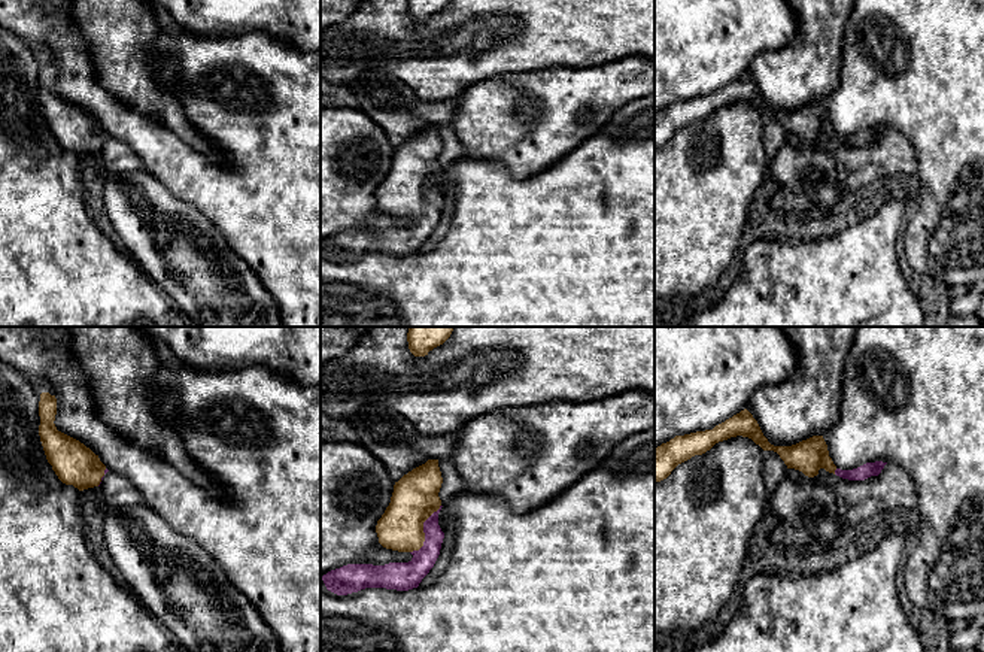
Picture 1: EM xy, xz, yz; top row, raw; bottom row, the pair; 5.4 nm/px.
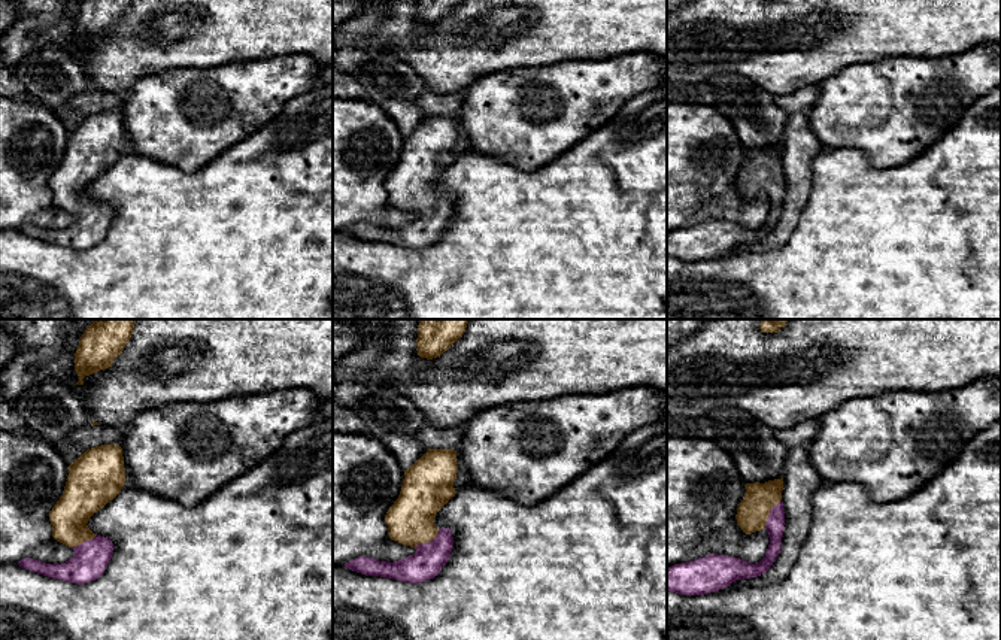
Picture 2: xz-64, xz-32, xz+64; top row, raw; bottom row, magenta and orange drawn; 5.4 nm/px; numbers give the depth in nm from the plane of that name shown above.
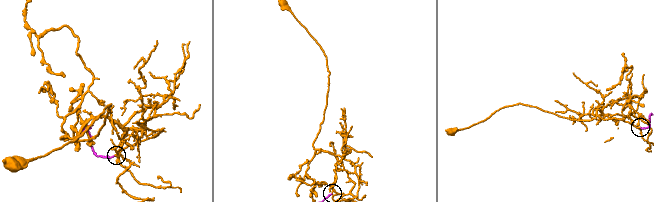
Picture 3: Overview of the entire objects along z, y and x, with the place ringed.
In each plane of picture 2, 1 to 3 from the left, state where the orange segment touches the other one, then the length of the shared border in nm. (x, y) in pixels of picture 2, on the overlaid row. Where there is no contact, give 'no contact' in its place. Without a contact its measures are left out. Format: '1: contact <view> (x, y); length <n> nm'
1: contact xz-64 (84, 542); length 150 nm
2: contact xz-32 (428, 542); length 170 nm
3: contact xz+64 (770, 513); length 180 nm

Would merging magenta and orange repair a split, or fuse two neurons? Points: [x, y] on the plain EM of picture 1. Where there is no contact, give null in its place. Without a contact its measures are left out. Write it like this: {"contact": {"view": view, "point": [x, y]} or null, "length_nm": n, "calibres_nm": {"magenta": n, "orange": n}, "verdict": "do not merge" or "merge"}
{"contact": {"view": "xz", "point": [424, 197]}, "length_nm": 300, "calibres_nm": {"magenta": 140, "orange": 240}, "verdict": "merge"}

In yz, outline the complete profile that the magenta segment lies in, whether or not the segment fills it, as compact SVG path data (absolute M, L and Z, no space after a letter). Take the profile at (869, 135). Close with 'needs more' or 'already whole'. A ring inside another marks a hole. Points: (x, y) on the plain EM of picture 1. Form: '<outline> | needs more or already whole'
M744 75L713 95L696 97L684 101L675 101L666 109L655 113L655 148L666 145L681 128L695 121L702 121L716 109L731 103L748 103L763 116L774 116L784 127L787 134L802 137L808 143L819 140L820 134L848 146L865 146L878 142L887 128L866 128L853 136L838 134L829 122L827 110L823 101L813 101L792 112L774 112L763 101L757 87Z | needs more

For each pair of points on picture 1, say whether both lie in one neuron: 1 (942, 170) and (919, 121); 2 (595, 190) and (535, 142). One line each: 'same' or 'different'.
1: same
2: different

